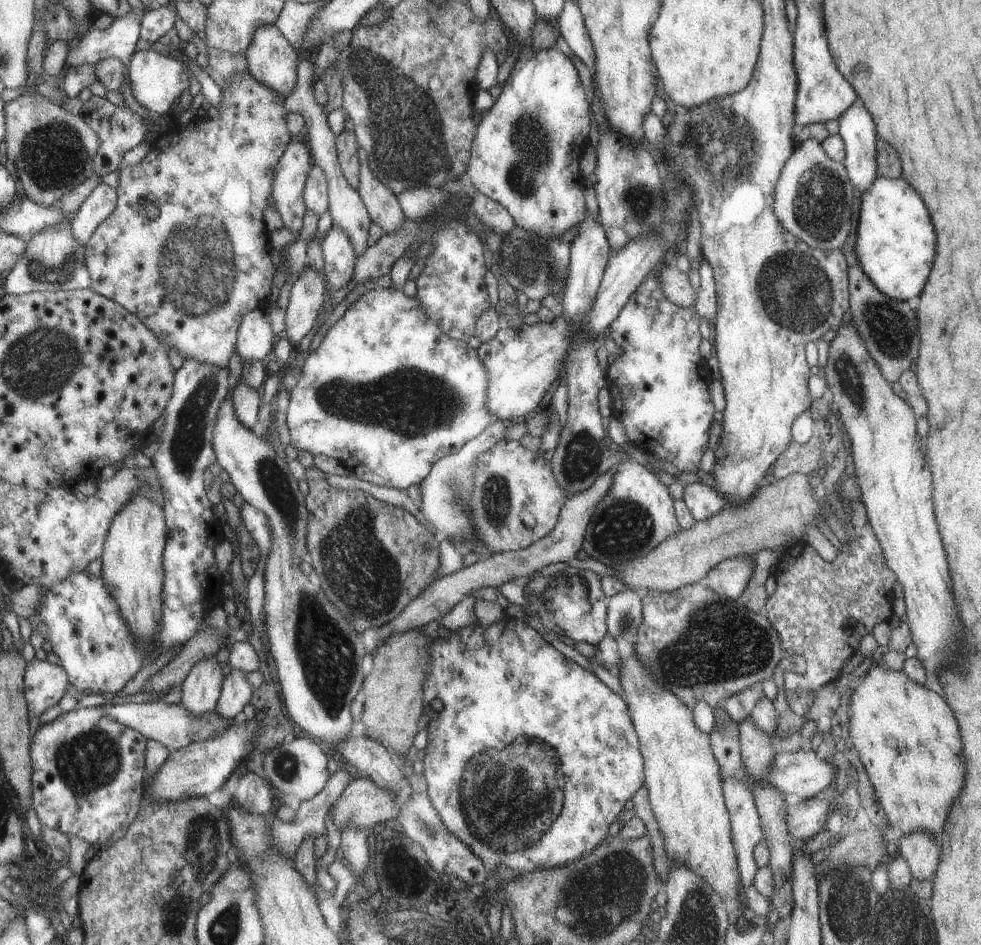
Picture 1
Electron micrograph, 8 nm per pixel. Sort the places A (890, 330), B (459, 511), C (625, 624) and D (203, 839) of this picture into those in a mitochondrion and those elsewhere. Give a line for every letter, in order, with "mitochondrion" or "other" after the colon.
A: mitochondrion
B: mitochondrion
C: mitochondrion
D: mitochondrion

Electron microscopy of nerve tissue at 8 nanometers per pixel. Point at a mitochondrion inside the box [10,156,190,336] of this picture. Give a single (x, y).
(55, 265)

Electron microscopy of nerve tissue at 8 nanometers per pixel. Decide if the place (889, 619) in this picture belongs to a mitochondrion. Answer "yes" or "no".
no

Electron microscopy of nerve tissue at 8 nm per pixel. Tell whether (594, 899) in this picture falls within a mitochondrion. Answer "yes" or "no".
yes

